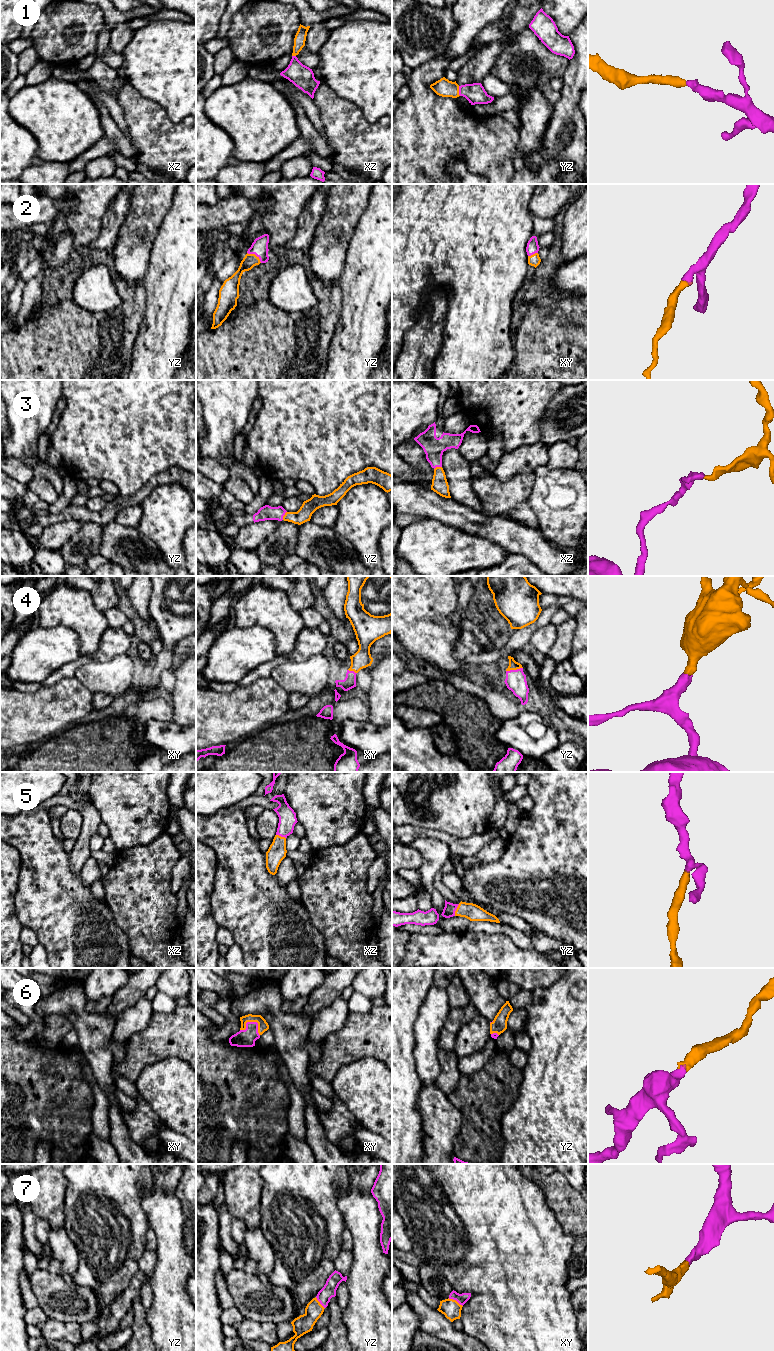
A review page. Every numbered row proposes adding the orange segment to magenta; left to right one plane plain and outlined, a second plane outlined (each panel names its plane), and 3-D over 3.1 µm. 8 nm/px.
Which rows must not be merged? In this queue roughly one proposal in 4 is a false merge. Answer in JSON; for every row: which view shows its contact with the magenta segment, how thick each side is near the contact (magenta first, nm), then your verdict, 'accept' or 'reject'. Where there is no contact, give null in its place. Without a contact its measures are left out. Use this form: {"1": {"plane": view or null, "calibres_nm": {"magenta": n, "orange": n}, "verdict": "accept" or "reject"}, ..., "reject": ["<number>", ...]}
{"1": {"plane": "yz", "calibres_nm": {"magenta": 160, "orange": 140}, "verdict": "accept"}, "2": {"plane": "yz", "calibres_nm": {"magenta": 140, "orange": 110}, "verdict": "accept"}, "3": {"plane": "yz", "calibres_nm": {"magenta": 120, "orange": 120}, "verdict": "accept"}, "4": {"plane": "yz", "calibres_nm": {"magenta": 160, "orange": 80}, "verdict": "accept"}, "5": {"plane": "yz", "calibres_nm": {"magenta": 100, "orange": 140}, "verdict": "accept"}, "6": {"plane": "xy", "calibres_nm": {"magenta": 140, "orange": 90}, "verdict": "accept"}, "7": {"plane": "xy", "calibres_nm": {"magenta": 80, "orange": 150}, "verdict": "accept"}, "reject": []}

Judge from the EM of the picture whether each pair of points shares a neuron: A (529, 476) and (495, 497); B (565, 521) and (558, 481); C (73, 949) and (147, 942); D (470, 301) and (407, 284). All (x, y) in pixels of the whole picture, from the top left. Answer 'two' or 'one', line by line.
A: one
B: one
C: two
D: one

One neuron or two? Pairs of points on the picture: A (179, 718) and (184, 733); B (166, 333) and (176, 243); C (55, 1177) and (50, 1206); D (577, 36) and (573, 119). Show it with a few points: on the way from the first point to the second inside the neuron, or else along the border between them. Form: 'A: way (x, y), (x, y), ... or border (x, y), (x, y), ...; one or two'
A: border (172, 719), (177, 724), (185, 726); two
B: way (167, 311), (171, 282), (176, 274), (176, 265); one
C: way (50, 1184), (50, 1199); one
D: way (577, 57), (577, 77), (573, 85), (573, 98); one

